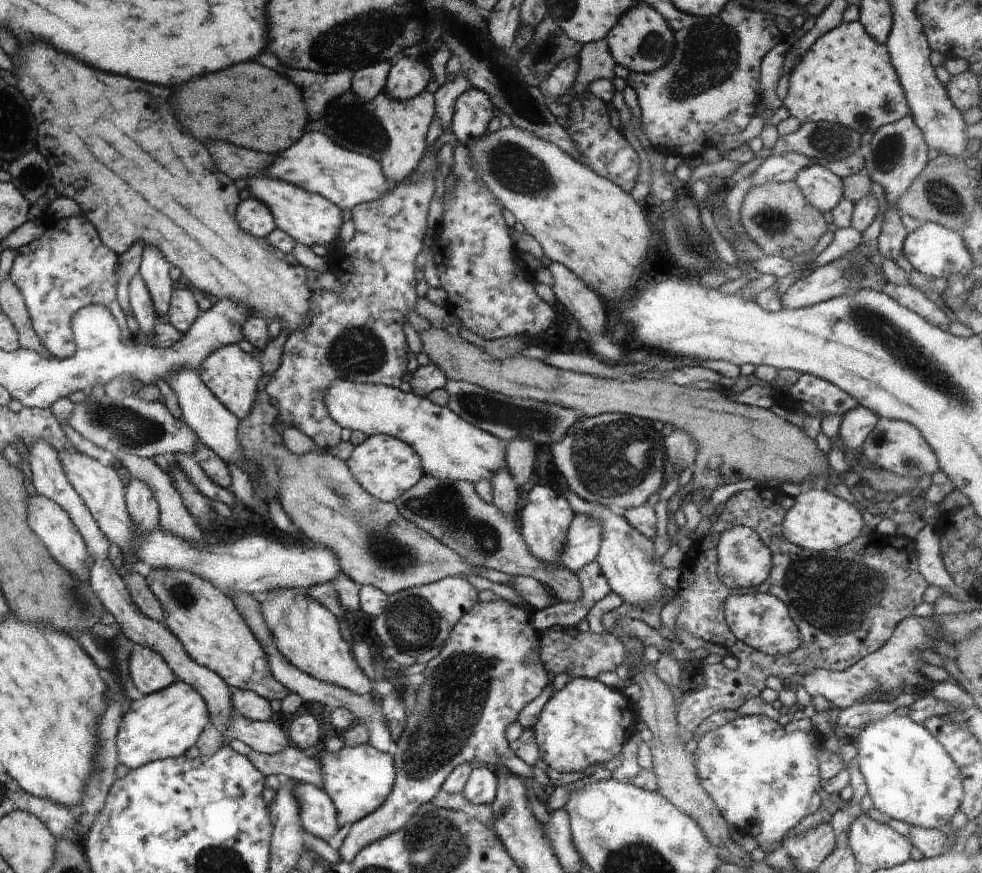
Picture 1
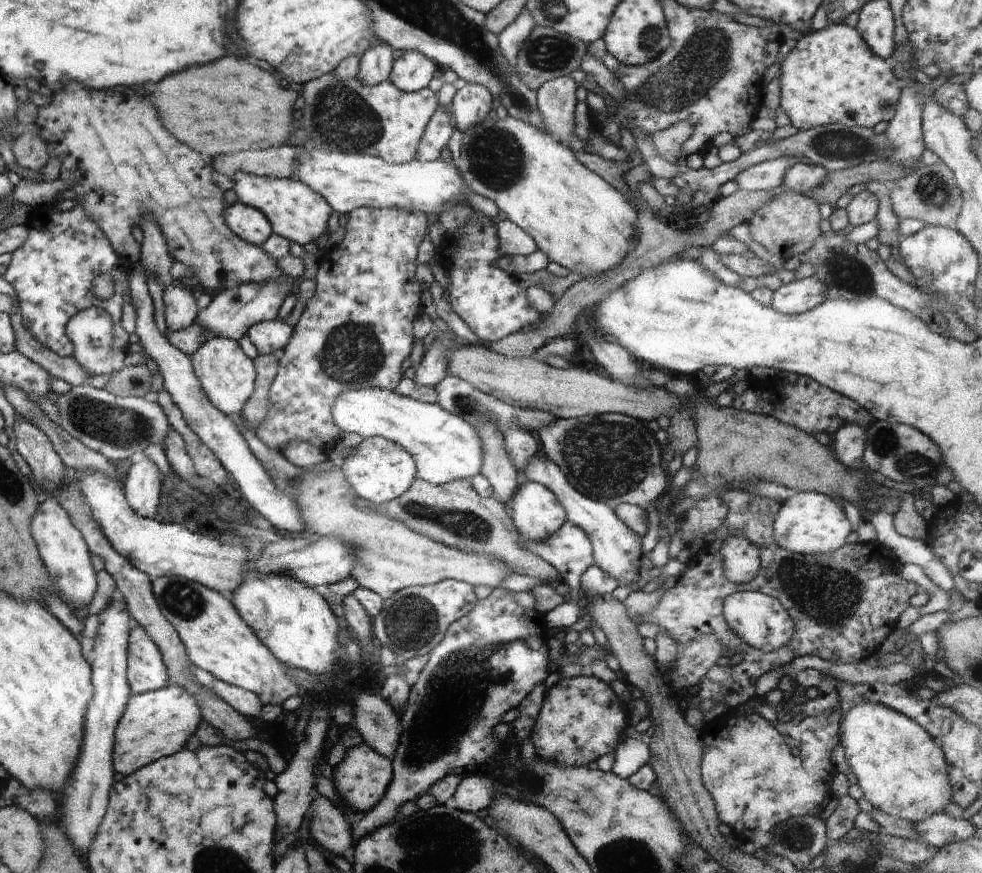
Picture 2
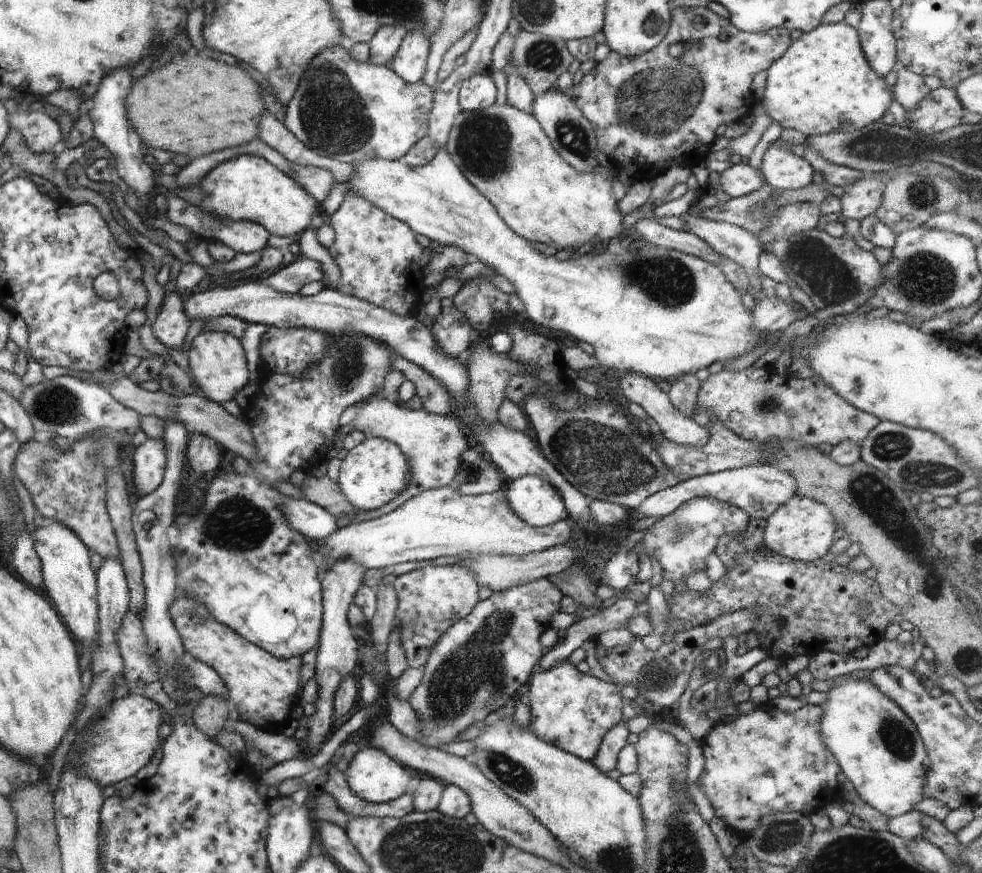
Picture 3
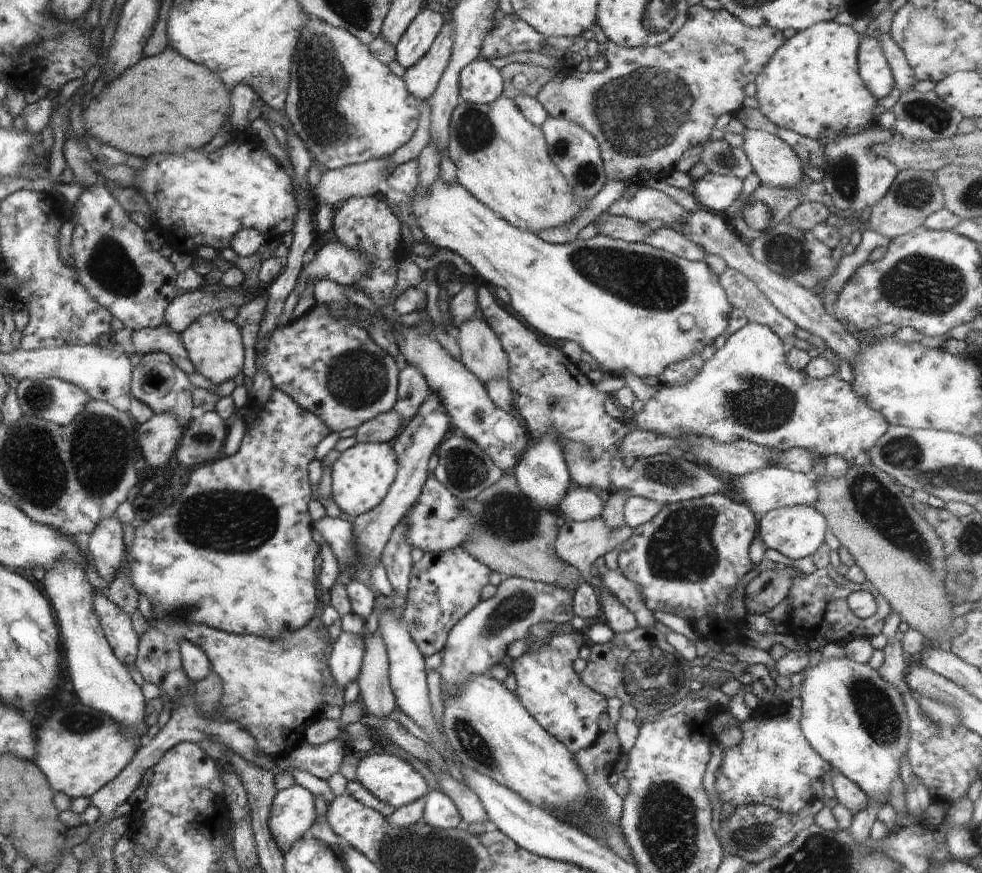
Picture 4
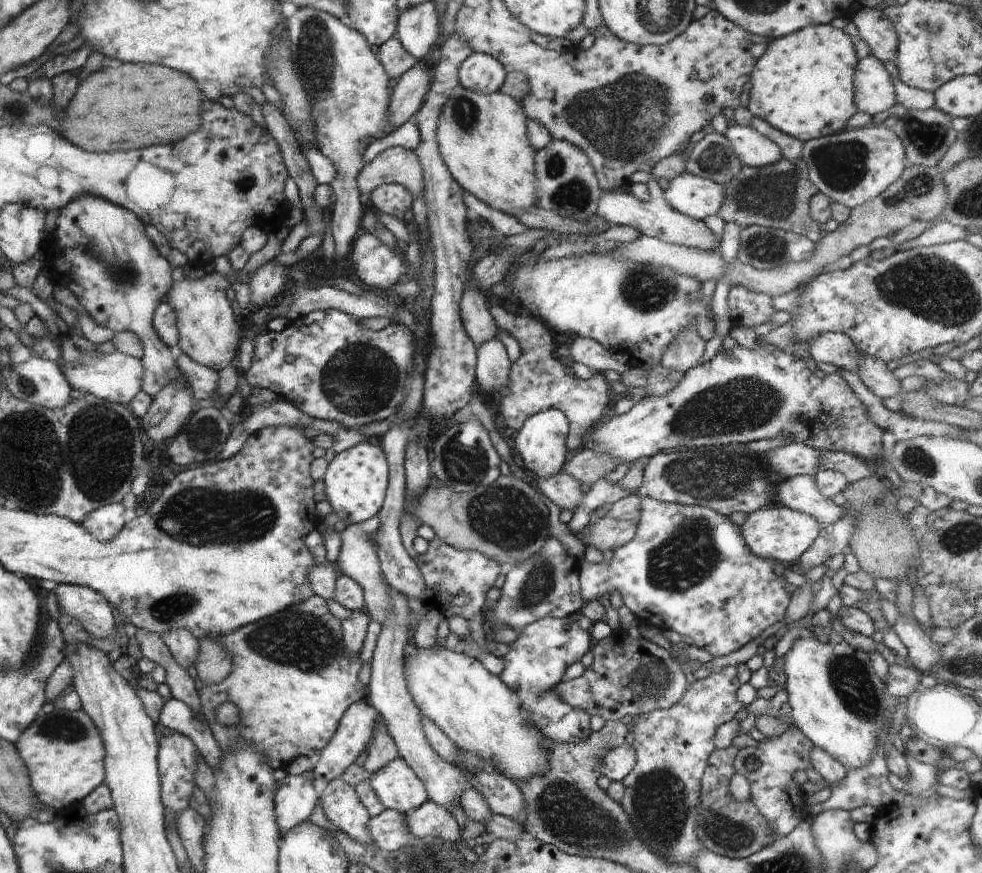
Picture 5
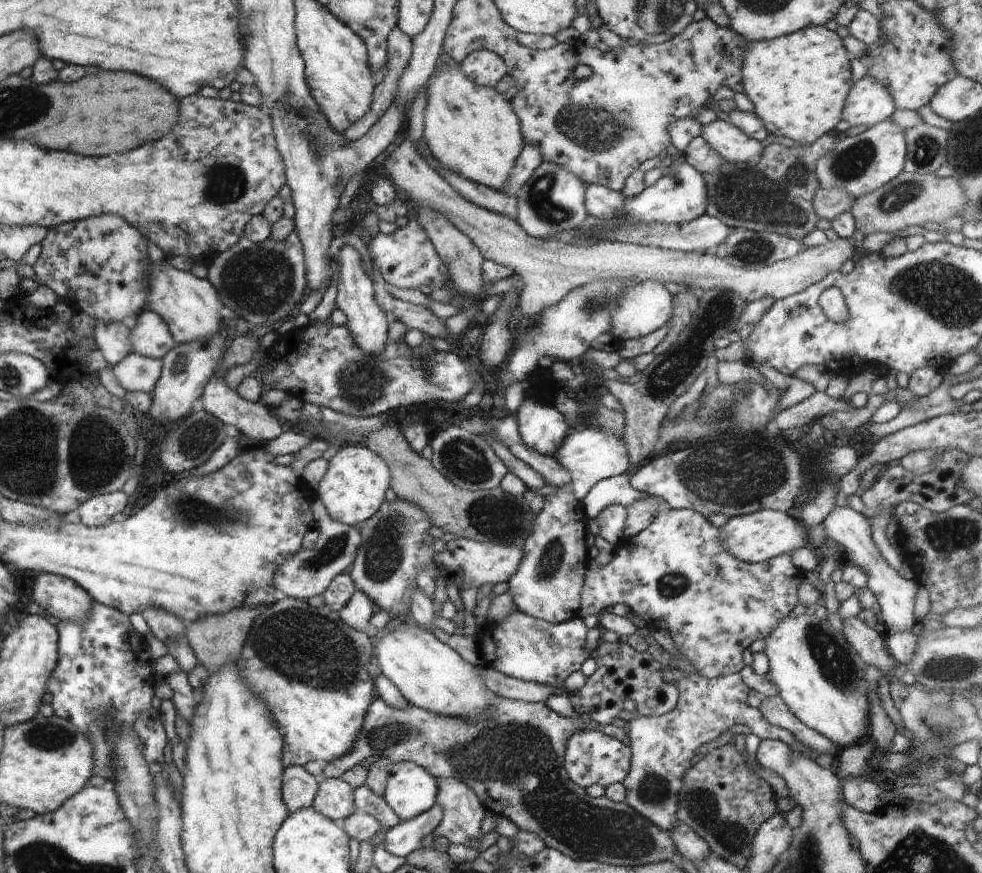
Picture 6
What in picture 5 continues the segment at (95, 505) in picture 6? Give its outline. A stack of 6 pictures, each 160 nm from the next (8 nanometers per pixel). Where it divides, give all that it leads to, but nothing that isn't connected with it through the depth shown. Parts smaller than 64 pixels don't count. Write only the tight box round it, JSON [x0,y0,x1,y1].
[81,502,126,540]

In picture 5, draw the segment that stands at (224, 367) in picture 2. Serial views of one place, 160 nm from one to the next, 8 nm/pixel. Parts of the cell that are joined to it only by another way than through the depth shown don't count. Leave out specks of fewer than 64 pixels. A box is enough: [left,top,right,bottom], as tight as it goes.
[164,269,242,368]

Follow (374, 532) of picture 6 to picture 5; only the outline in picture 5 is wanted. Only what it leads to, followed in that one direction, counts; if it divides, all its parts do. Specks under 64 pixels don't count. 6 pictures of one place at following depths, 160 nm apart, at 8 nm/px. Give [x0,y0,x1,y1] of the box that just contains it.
[366,588,468,811]

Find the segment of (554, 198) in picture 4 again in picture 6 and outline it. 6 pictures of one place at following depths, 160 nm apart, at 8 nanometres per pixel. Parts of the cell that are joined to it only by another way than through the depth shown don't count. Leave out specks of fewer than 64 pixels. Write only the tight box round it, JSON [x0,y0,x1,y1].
[424,64,525,191]

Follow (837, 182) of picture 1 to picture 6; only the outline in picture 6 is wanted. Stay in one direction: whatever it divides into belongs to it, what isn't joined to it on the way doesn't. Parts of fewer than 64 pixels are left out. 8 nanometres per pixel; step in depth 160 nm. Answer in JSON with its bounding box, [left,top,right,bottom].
[701,119,763,163]

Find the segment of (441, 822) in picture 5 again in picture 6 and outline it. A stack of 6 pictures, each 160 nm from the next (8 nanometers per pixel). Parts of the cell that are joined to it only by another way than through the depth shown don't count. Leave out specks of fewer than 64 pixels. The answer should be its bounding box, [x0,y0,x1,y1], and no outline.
[383,803,443,857]

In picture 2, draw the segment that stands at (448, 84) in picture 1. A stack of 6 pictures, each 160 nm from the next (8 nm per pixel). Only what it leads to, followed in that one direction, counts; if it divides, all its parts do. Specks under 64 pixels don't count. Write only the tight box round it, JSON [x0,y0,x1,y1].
[415,105,454,161]

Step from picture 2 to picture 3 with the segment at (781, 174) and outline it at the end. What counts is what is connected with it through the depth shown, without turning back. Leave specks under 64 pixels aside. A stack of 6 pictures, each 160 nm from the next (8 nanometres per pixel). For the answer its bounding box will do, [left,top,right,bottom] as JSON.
[720,161,767,197]

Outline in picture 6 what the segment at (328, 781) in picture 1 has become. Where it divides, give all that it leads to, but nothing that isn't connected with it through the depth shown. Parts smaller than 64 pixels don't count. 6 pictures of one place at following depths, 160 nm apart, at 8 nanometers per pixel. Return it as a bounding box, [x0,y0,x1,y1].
[383,761,437,821]

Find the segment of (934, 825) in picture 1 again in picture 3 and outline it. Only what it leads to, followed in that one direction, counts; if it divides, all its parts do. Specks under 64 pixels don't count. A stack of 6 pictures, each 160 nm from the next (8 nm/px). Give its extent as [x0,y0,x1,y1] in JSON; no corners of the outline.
[820,679,931,818]

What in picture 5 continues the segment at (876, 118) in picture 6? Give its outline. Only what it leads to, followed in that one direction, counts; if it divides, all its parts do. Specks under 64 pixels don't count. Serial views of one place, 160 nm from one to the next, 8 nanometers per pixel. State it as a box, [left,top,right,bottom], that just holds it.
[853,54,897,116]

